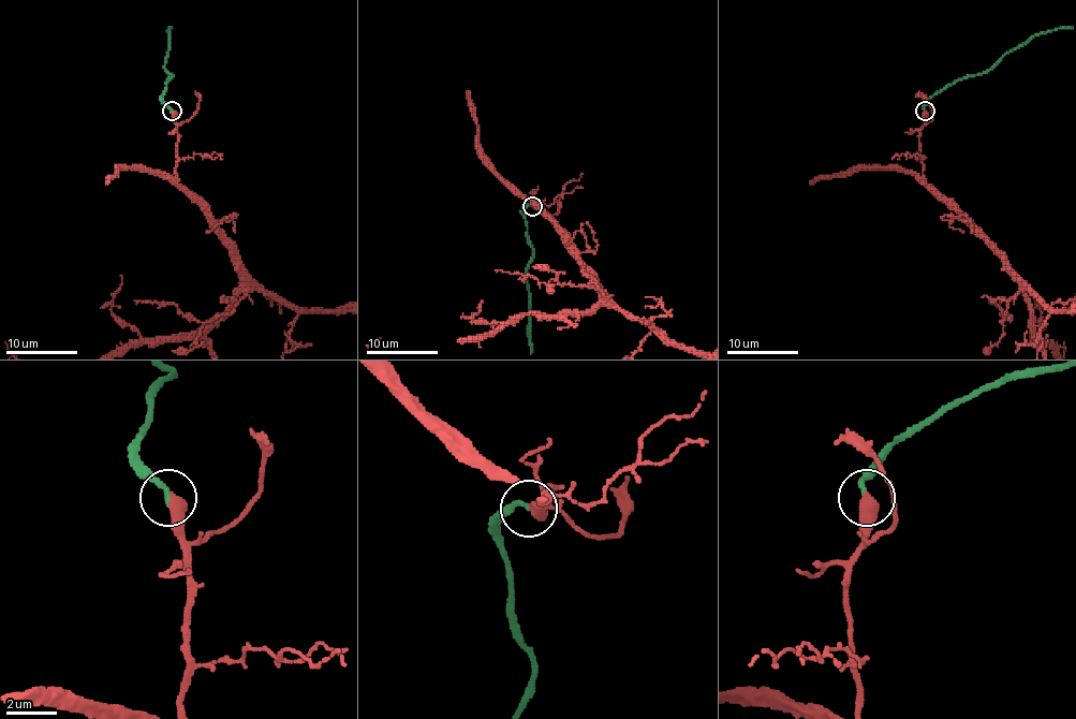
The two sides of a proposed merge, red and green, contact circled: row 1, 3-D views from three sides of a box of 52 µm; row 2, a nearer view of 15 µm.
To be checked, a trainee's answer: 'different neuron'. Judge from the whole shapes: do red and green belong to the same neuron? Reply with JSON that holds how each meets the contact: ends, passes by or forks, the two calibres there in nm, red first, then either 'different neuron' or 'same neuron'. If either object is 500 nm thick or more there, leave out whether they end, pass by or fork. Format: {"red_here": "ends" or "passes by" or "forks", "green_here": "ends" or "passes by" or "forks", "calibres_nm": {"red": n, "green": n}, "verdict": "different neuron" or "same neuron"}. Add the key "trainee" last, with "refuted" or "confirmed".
{"calibres_nm": {"red": 550, "green": 200}, "verdict": "same neuron", "trainee": "refuted"}

